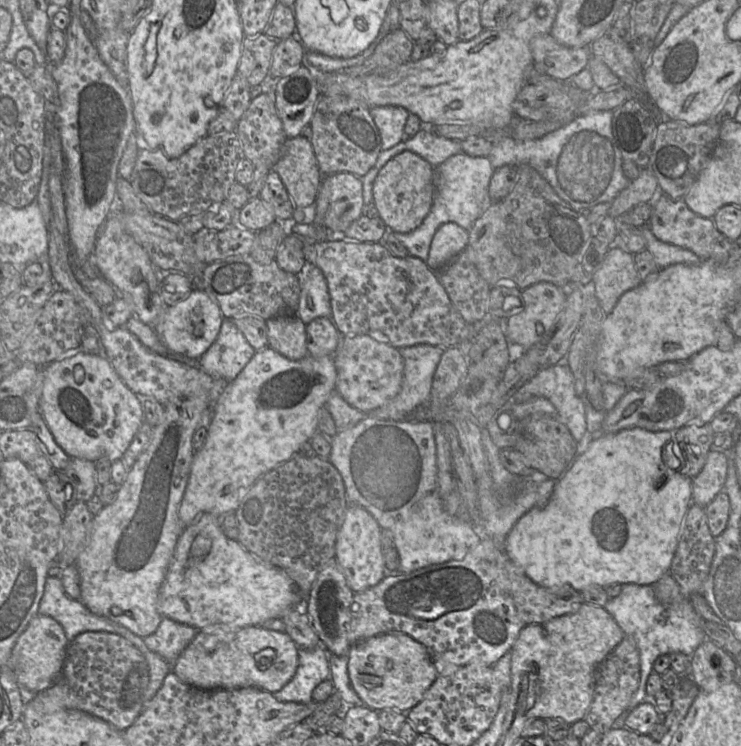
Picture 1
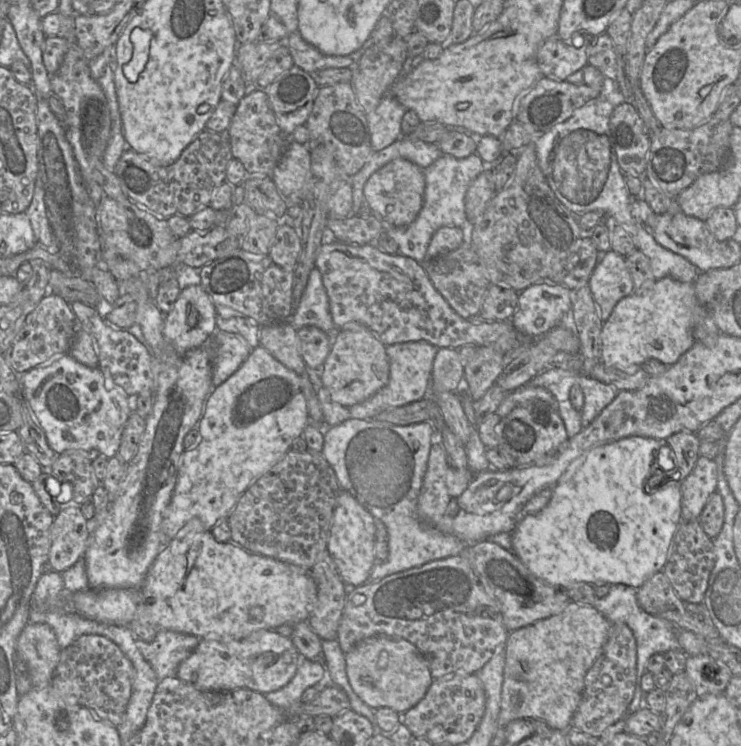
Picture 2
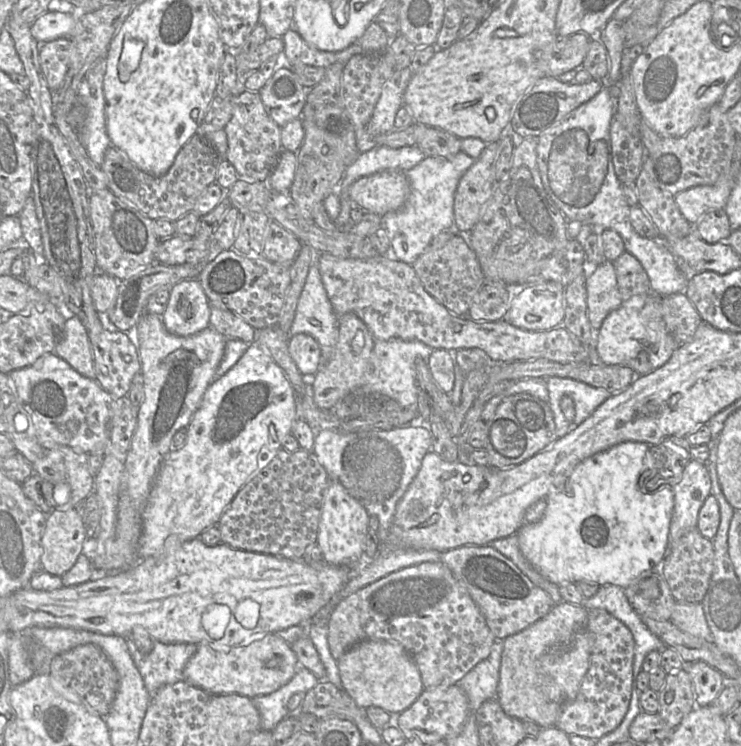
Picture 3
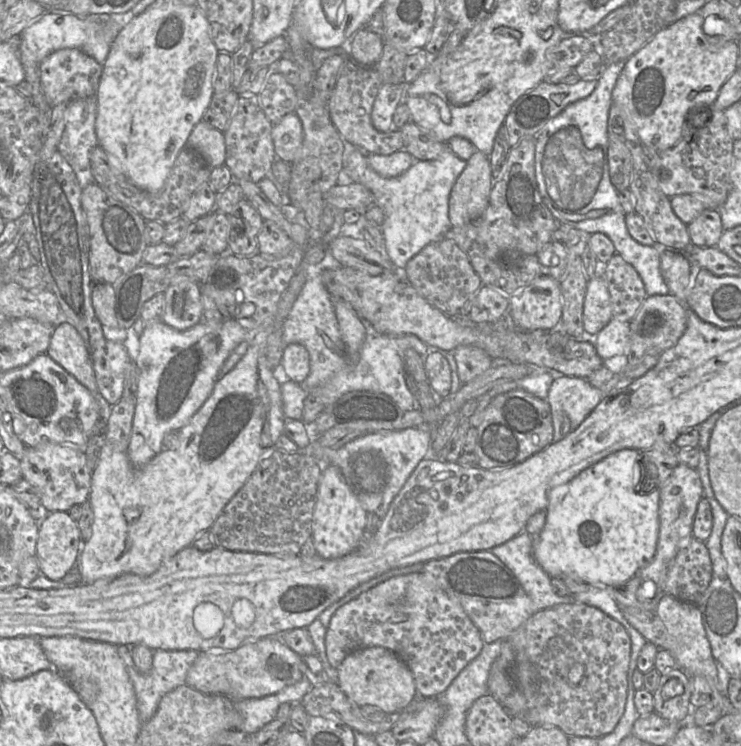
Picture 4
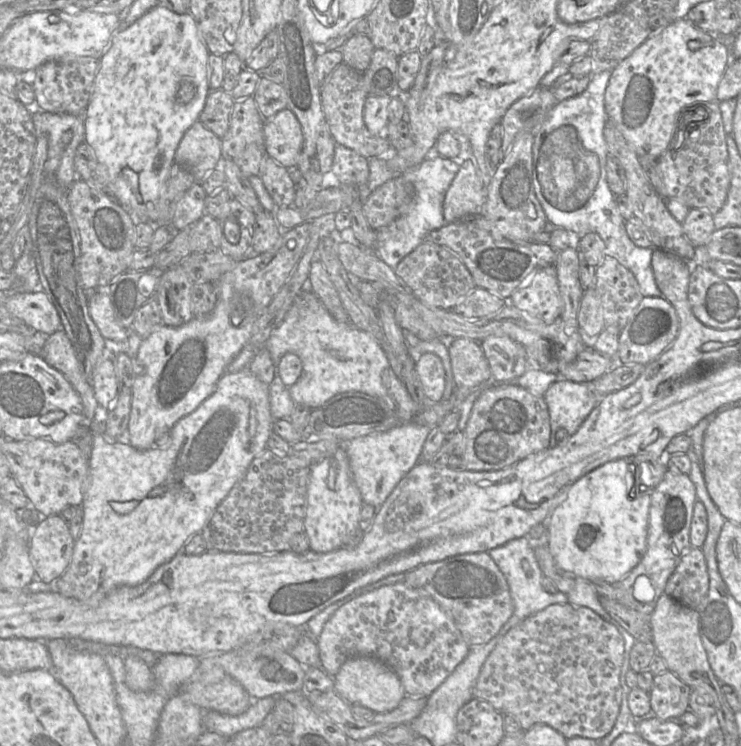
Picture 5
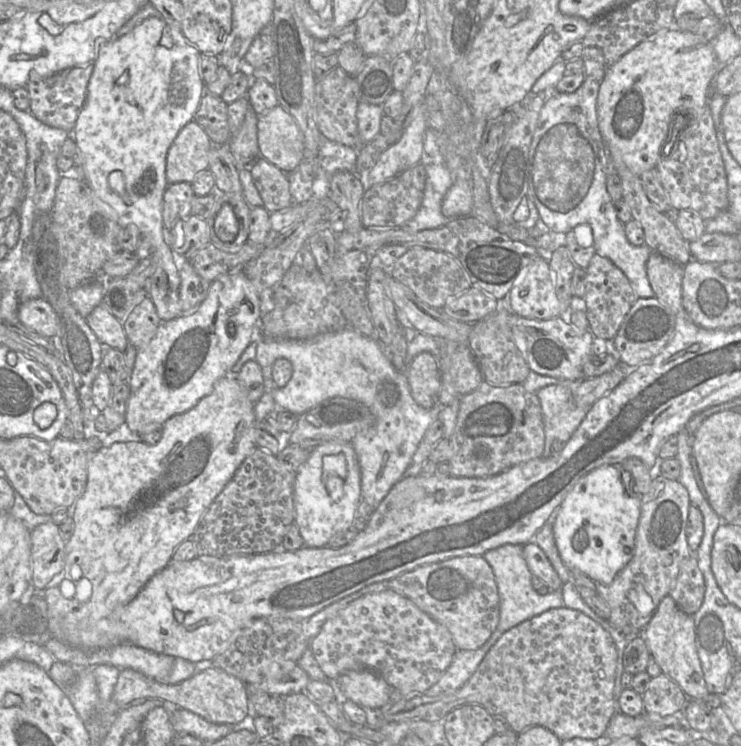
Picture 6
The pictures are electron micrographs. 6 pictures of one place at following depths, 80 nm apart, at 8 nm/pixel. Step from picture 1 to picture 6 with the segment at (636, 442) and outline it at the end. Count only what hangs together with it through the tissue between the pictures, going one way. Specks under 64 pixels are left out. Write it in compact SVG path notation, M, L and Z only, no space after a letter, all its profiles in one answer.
M605 465L589 472L566 495L552 519L563 563L597 583L611 584L634 555L640 512L641 496L627 495L619 465Z

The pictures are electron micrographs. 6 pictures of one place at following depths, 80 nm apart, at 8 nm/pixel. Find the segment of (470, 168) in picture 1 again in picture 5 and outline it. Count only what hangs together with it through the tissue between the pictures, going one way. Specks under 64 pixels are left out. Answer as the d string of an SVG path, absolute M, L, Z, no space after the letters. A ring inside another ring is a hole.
M336 143L330 172L338 177L341 184L360 188L368 182L369 162L358 152ZM438 156L424 159L417 166L402 173L414 185L415 198L407 213L396 218L389 225L376 230L377 240L374 249L383 262L394 269L405 256L425 241L431 231L446 224L443 216L443 201L459 169L460 164L457 161Z

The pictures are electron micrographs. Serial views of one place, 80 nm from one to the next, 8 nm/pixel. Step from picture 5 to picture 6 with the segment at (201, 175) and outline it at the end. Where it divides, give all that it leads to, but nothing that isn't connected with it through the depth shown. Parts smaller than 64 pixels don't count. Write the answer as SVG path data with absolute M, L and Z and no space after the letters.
M195 121L187 123L177 134L166 156L168 184L191 183L196 174L208 170L213 143Z

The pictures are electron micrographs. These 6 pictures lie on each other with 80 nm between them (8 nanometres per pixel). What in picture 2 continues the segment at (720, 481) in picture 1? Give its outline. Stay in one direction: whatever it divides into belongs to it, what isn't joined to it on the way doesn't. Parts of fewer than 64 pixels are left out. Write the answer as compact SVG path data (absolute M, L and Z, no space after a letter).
M700 456L692 472L680 483L682 522L699 519L709 496L717 491L717 478L714 459Z

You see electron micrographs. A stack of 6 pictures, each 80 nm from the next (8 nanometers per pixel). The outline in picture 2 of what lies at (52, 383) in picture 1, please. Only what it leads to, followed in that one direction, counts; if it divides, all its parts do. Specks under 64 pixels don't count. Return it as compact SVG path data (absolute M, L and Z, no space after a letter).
M68 355L61 356L47 367L36 367L17 374L20 376L23 399L35 413L52 450L58 454L76 450L89 455L102 454L107 458L117 455L124 426L134 411L132 400L137 396L128 396L120 387L108 389L98 367L89 368Z

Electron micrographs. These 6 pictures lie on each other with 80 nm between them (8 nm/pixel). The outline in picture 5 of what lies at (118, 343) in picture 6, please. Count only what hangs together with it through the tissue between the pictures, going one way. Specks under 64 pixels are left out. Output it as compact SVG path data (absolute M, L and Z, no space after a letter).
M106 290L93 292L89 299L90 316L105 340L117 342L128 338L128 331L115 318L115 312Z

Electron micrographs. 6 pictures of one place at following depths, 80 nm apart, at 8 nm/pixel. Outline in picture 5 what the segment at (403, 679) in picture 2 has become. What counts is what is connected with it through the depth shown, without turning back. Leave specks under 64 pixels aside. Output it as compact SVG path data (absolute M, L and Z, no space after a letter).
M372 656L349 658L334 677L334 690L350 704L385 713L395 709L407 696L397 674L384 662Z

